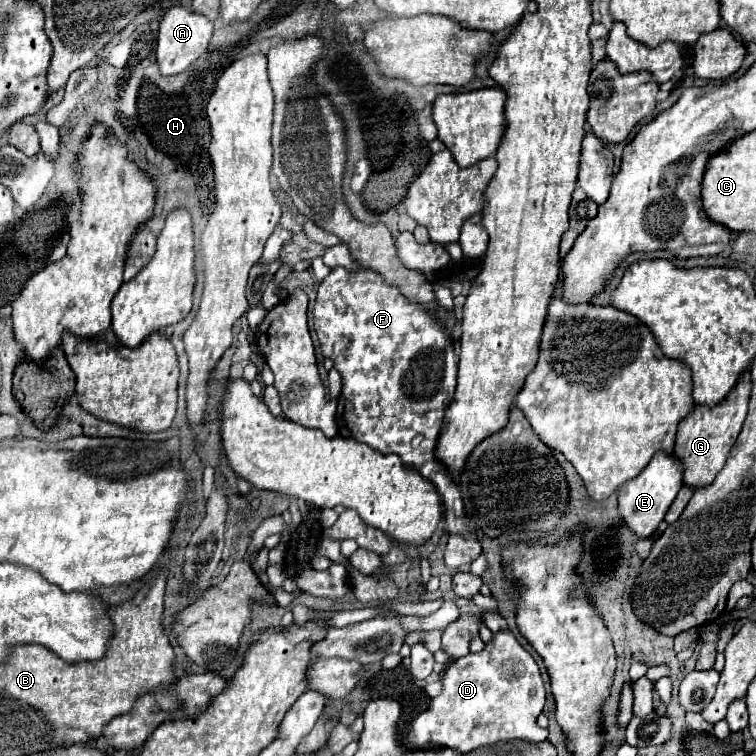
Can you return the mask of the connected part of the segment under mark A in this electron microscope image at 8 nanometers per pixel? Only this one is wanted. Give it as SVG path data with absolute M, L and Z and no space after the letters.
M170 7L160 21L158 31L158 45L156 45L156 61L162 75L178 75L186 71L208 47L208 41L212 37L212 23L194 11L188 11L184 7Z

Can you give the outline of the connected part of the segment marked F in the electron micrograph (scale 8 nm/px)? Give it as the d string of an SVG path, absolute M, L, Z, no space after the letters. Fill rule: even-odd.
M334 267L318 287L318 297L314 305L314 331L318 335L322 355L330 357L334 361L334 367L342 375L342 393L338 397L336 413L338 435L366 443L374 451L384 455L394 453L402 459L404 465L418 469L420 475L430 479L444 497L448 531L466 533L460 489L448 469L436 457L436 443L442 429L444 413L456 389L458 357L454 353L454 341L458 341L462 331L460 327L456 327L456 319L444 307L438 307L436 313L442 317L440 323L448 327L448 333L442 331L442 325L432 317L430 311L426 313L426 309L422 309L420 305L406 301L404 295L400 295L398 287L384 283L376 271L348 271L346 267ZM416 419L418 431L412 425Z

